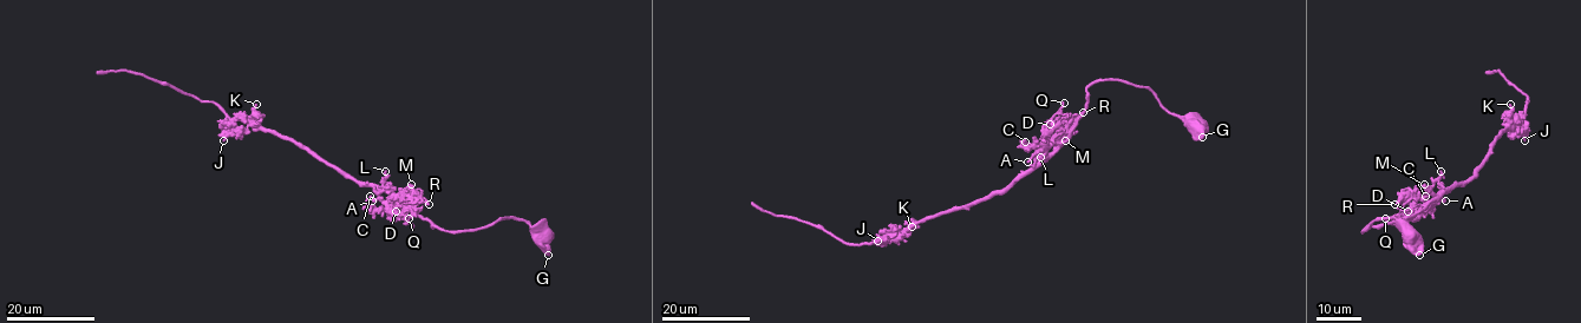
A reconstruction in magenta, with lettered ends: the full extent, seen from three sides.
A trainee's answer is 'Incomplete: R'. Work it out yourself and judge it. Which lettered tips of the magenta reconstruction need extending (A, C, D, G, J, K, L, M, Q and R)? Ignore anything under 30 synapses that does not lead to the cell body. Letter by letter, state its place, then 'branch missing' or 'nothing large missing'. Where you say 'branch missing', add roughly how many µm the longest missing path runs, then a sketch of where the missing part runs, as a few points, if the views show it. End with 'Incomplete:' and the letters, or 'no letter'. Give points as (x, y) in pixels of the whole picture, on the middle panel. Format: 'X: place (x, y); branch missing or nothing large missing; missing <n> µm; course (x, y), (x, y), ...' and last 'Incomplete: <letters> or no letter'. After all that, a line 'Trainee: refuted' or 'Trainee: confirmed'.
A: place (1027, 162); nothing large missing
C: place (1025, 142); nothing large missing
D: place (1050, 124); nothing large missing
G: place (1202, 137); nothing large missing
J: place (877, 241); nothing large missing
K: place (912, 226); nothing large missing
L: place (1040, 157); nothing large missing
M: place (1065, 140); nothing large missing
Q: place (1064, 103); nothing large missing
R: place (1083, 112); nothing large missing
Incomplete: no letter
Trainee: refuted

